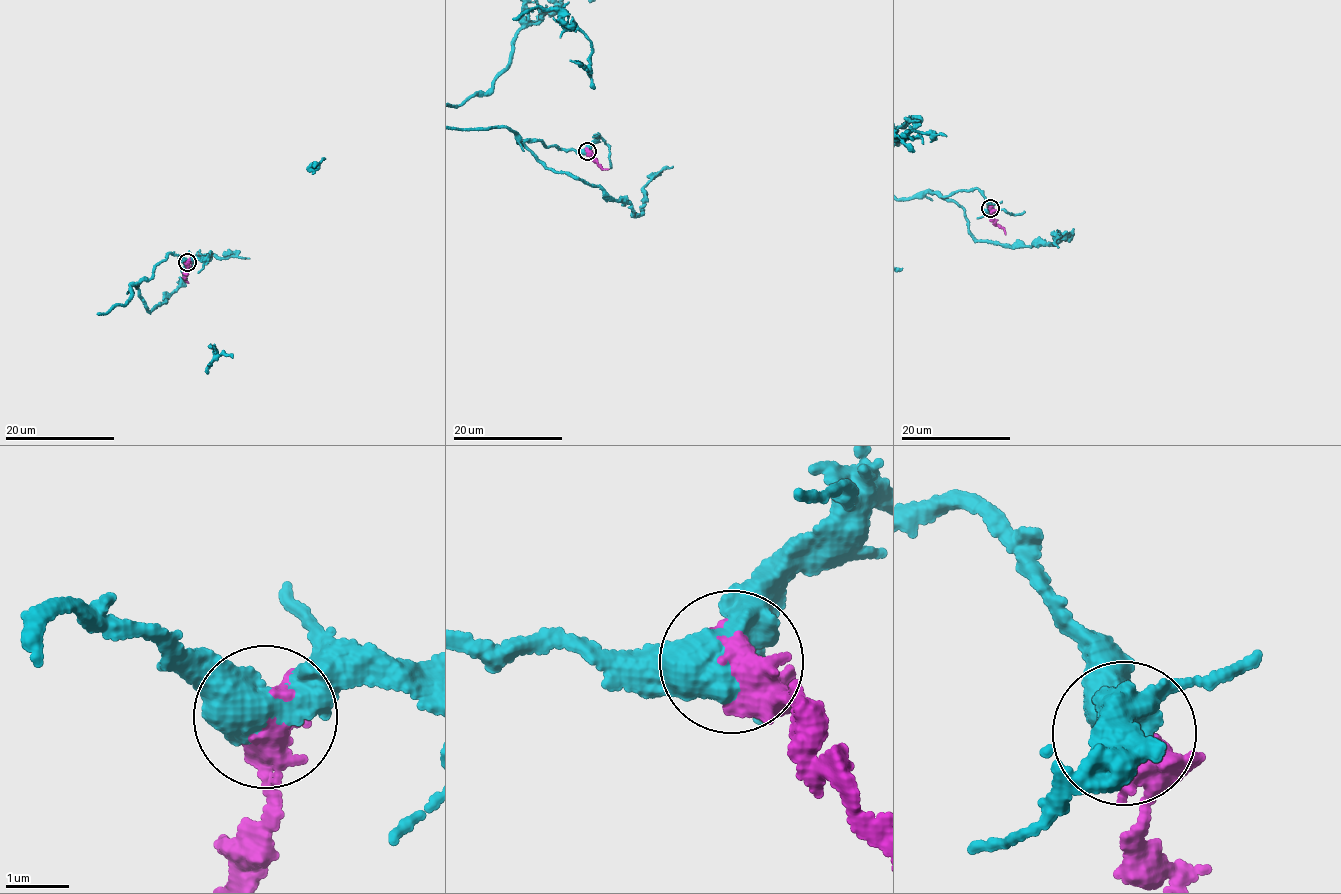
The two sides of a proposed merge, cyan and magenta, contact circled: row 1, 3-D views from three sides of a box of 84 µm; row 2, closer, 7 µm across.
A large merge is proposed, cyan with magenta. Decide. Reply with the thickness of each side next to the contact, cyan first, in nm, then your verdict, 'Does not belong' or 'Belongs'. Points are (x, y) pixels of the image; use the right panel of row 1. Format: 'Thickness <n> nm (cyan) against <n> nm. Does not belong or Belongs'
Thickness 550 nm (cyan) against 480 nm. Belongs

